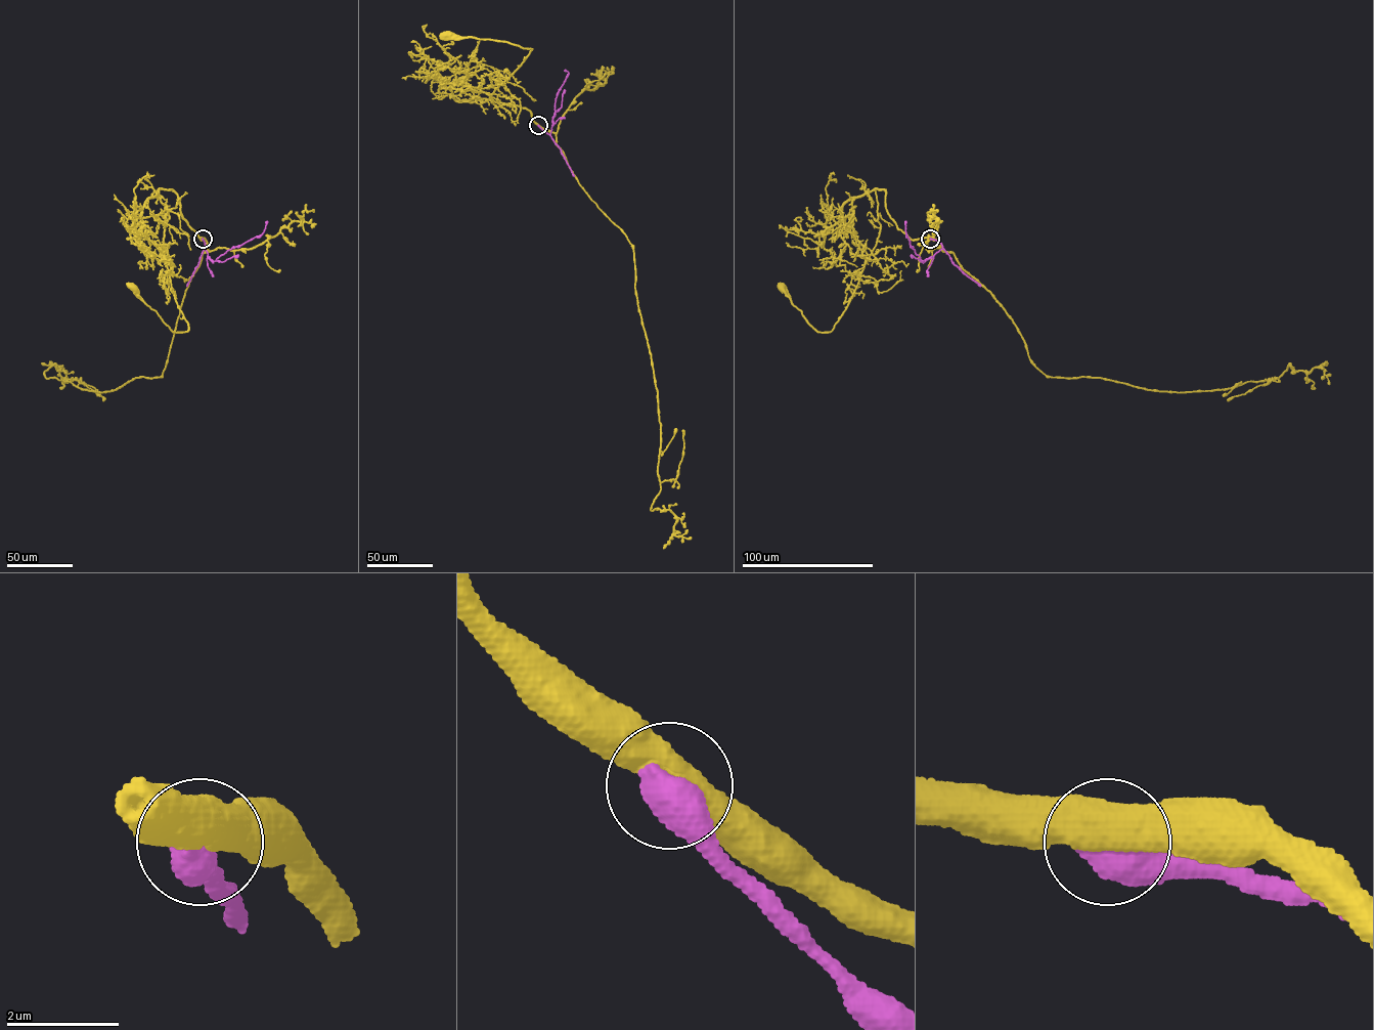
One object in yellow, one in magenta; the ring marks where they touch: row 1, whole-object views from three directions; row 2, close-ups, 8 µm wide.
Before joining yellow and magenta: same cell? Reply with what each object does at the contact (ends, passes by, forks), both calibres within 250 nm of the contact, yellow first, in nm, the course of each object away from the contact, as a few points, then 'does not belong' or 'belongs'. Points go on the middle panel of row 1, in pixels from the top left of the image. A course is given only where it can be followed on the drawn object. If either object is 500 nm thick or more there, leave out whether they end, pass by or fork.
550 nm thick on the yellow side, 650 nm on the other; yellow runs (538, 125), (528, 111), (514, 104), (486, 98), (456, 100), (486, 101), (531, 48), (445, 35); magenta runs (538, 125), (549, 134), (557, 94), (568, 73), (565, 70); does not belong

